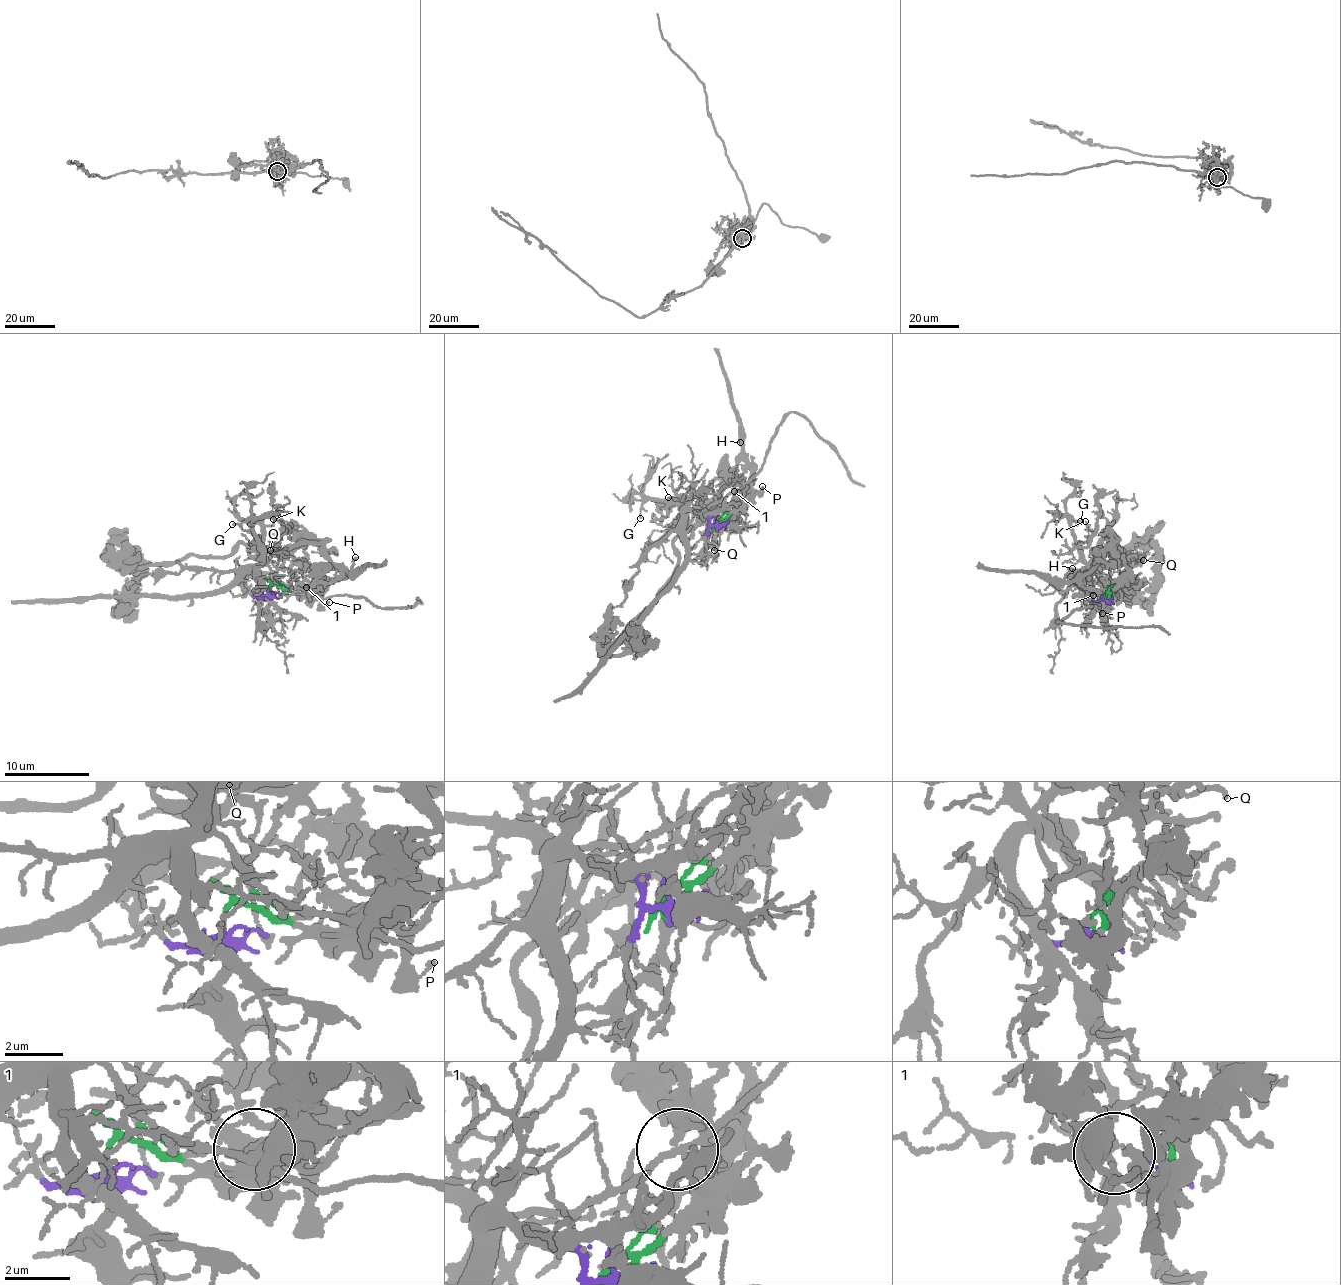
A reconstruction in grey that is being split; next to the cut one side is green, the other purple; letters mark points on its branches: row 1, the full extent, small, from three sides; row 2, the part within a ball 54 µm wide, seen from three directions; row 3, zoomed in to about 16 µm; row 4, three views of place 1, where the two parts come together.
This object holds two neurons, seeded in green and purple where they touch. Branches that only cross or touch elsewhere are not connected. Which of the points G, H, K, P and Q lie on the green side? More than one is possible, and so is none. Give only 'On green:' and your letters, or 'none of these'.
On green: H, P, Q

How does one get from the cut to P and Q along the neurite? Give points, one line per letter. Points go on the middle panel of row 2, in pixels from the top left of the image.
P: (717, 530), (720, 520), (762, 486)
Q: (717, 530), (738, 501), (735, 483), (729, 477), (731, 472), (705, 525), (705, 538), (714, 550)

